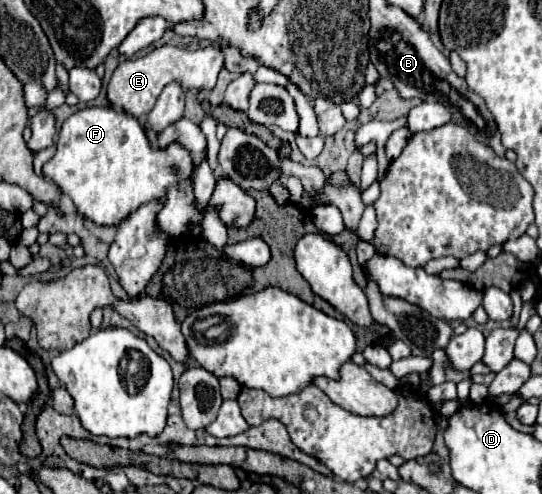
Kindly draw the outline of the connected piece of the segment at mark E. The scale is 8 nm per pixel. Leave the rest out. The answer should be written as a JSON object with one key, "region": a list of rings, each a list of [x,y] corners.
{"region":[[[163,45],[163,47],[153,49],[149,55],[141,57],[141,59],[119,63],[119,67],[115,69],[111,83],[107,87],[107,97],[109,97],[113,107],[123,109],[125,113],[139,119],[141,115],[147,115],[151,111],[151,107],[155,105],[163,87],[173,83],[173,81],[179,83],[185,91],[189,91],[189,89],[197,89],[197,91],[213,89],[221,65],[223,65],[223,53],[219,47],[185,51],[181,47]]]}

